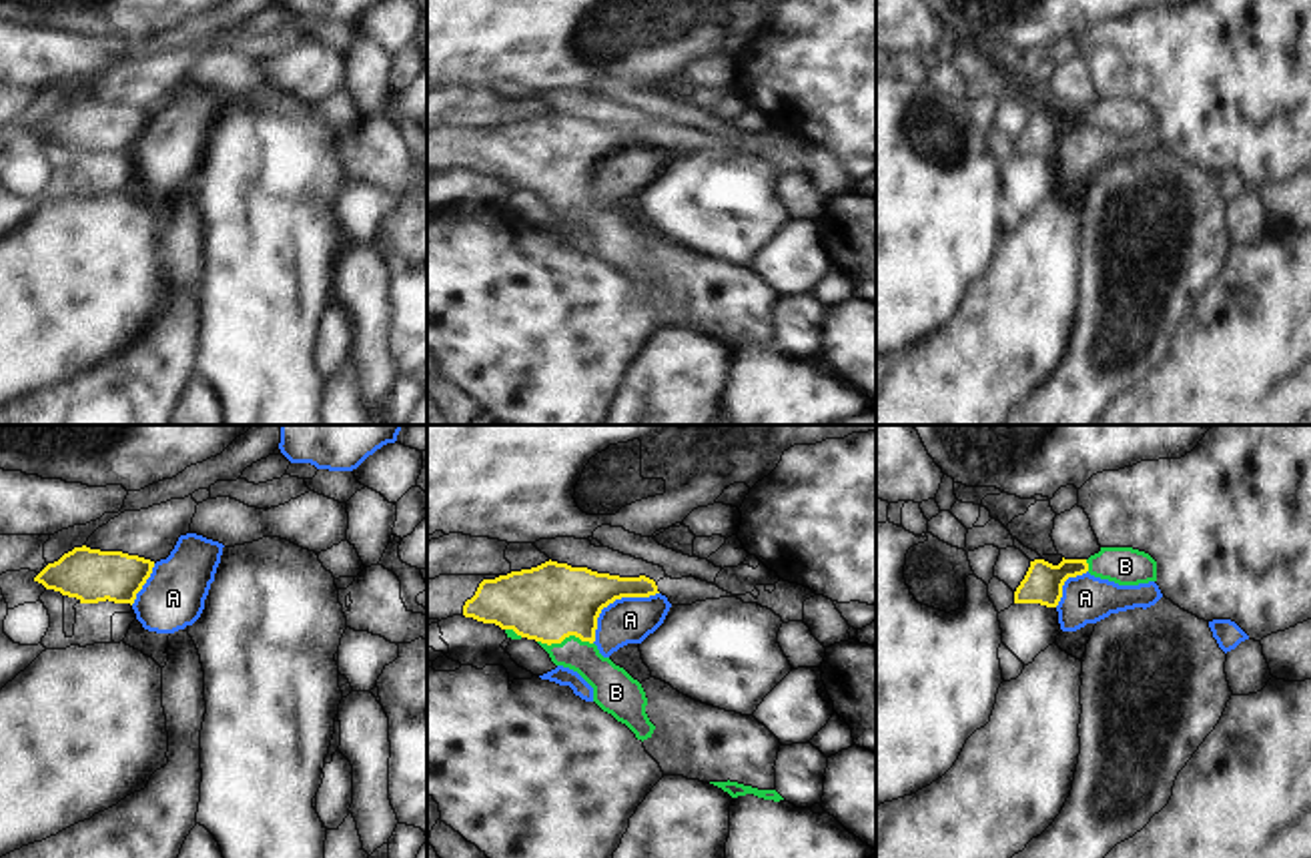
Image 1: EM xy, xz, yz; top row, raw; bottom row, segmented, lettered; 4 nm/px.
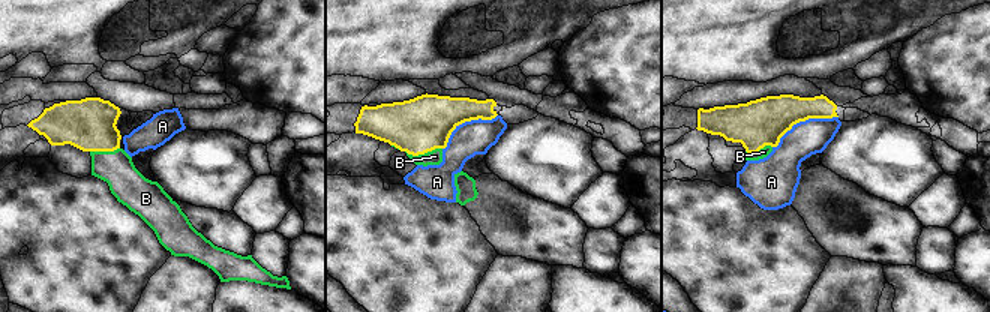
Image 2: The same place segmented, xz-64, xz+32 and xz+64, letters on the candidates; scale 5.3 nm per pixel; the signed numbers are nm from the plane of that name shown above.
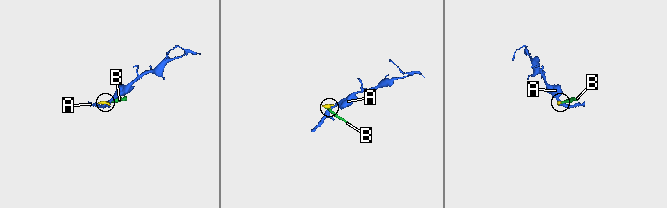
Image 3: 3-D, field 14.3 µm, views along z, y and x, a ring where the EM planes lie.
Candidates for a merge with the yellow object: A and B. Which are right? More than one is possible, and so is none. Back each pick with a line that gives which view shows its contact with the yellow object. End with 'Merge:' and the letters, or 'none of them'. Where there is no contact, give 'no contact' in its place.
B: contact in xz
Merge: B

